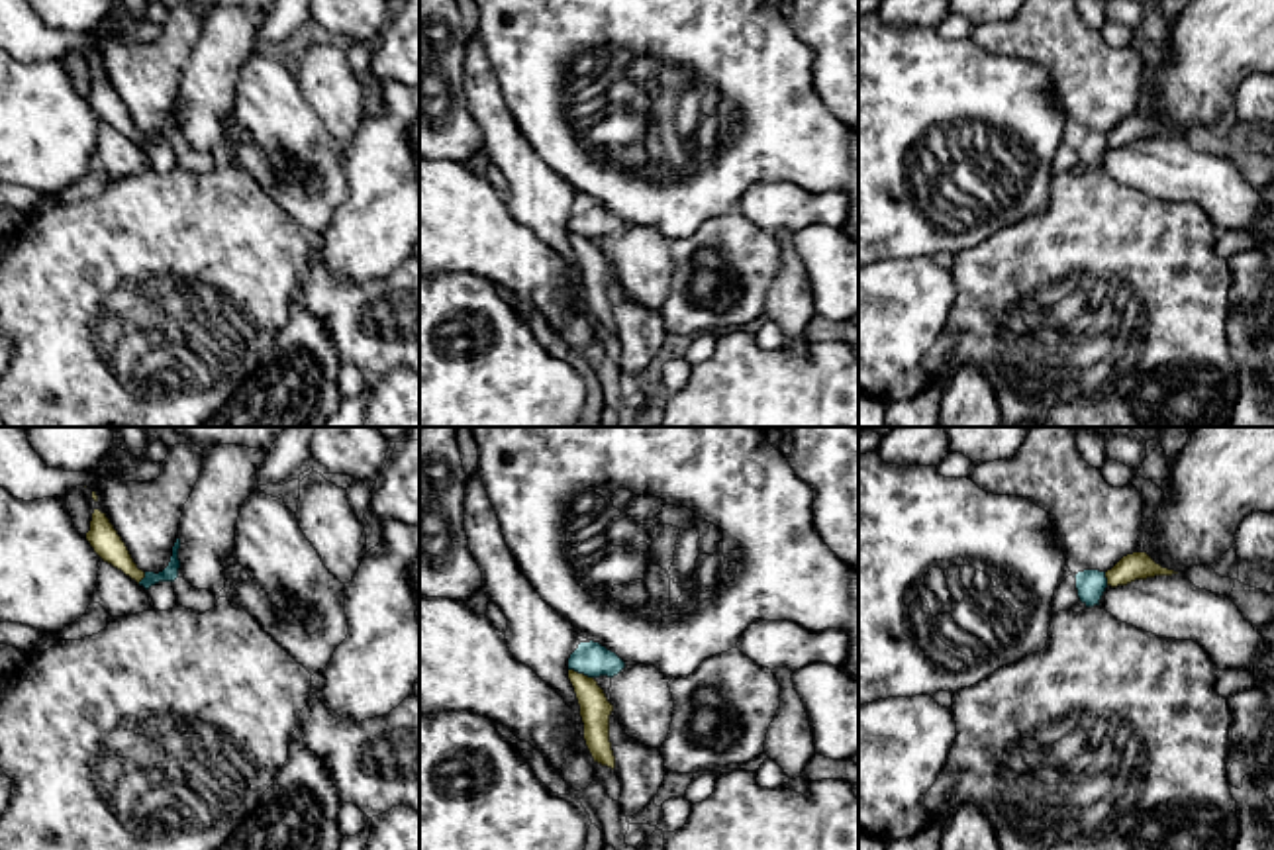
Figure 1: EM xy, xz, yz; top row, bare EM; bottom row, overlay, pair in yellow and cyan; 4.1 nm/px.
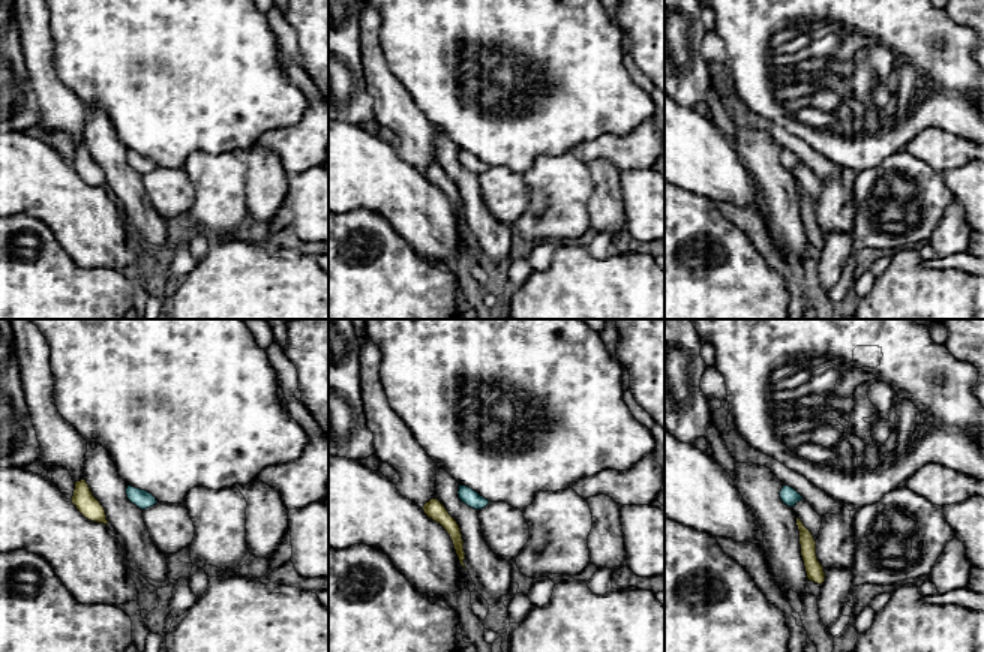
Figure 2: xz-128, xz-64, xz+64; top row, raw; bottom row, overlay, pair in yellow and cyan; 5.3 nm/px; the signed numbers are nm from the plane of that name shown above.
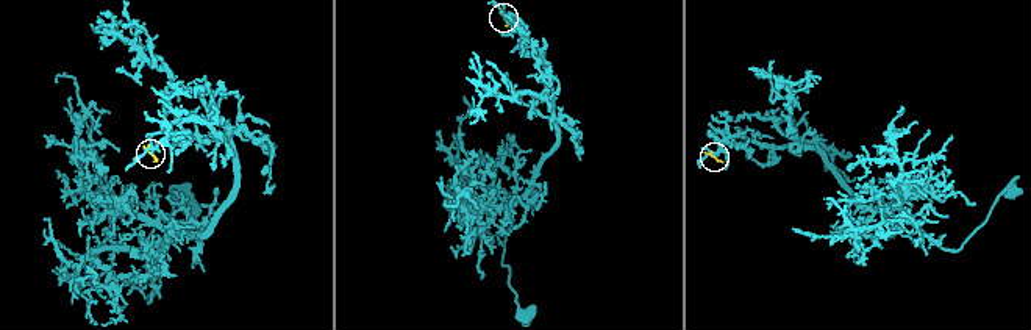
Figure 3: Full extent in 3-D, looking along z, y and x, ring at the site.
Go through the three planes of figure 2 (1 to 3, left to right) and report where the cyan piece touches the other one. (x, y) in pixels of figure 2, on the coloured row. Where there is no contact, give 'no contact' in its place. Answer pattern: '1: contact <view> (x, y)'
1: no contact
2: no contact
3: no contact

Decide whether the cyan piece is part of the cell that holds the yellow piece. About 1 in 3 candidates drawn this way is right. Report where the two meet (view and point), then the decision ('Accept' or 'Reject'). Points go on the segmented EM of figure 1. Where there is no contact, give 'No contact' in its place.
Touches yellow at xz (581, 674). Reject

